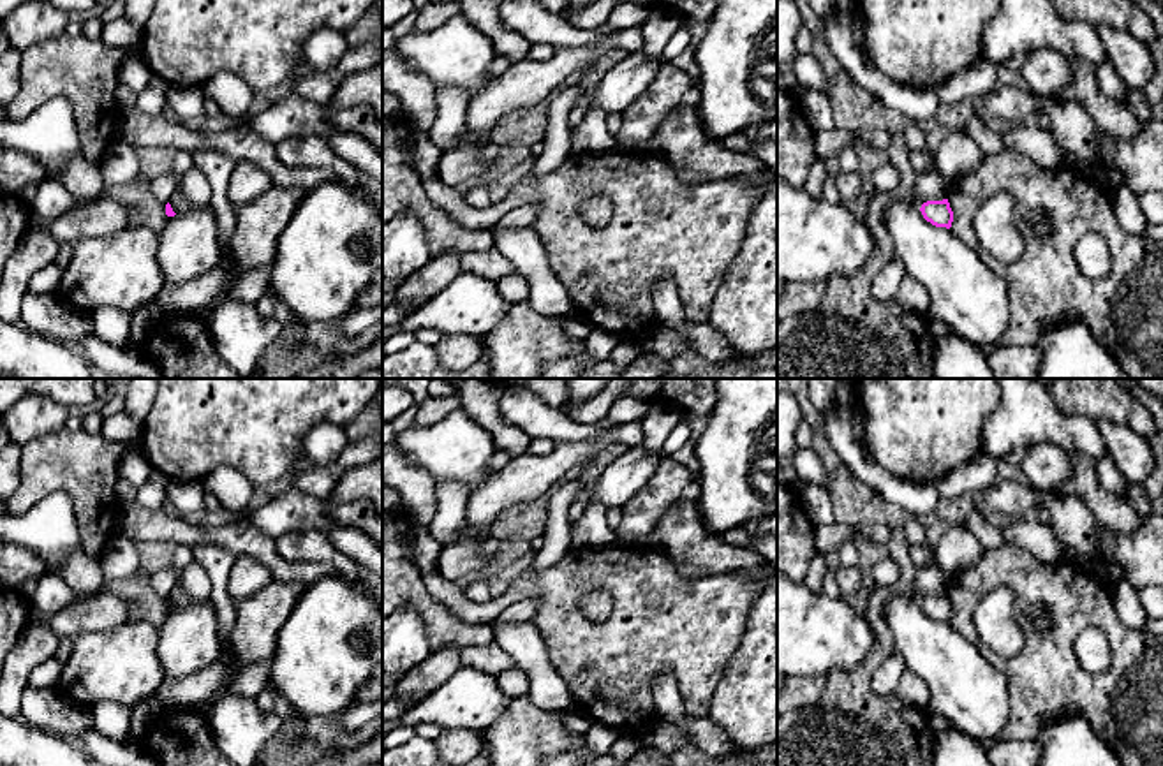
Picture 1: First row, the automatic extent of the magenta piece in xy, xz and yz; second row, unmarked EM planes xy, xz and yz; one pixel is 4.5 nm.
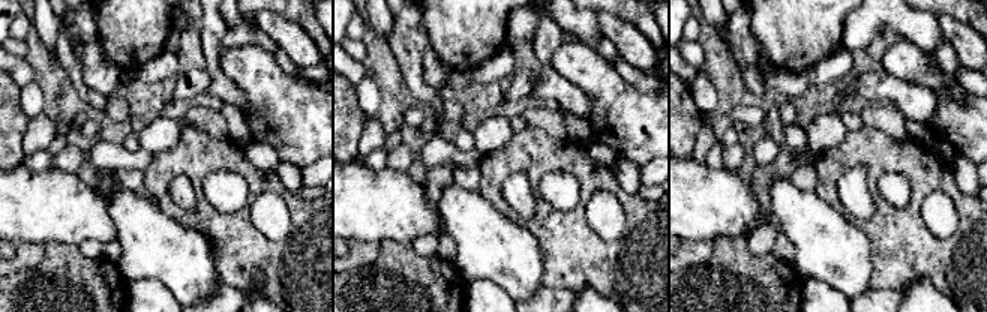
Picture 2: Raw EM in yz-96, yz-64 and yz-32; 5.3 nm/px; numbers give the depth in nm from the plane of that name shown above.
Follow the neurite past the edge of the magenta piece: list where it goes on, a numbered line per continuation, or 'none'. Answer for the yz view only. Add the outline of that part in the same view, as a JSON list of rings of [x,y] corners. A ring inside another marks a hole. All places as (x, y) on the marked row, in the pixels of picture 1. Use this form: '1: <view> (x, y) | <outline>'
none

